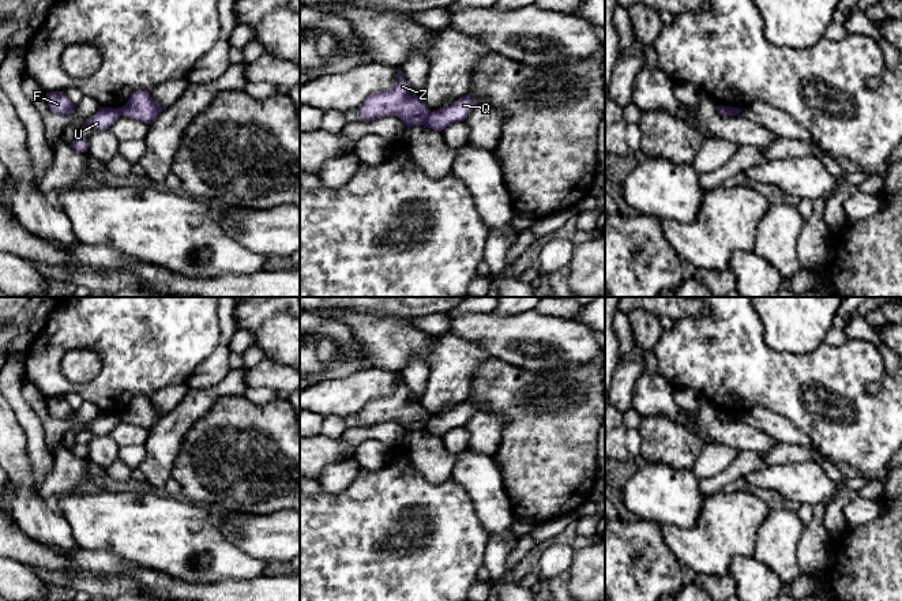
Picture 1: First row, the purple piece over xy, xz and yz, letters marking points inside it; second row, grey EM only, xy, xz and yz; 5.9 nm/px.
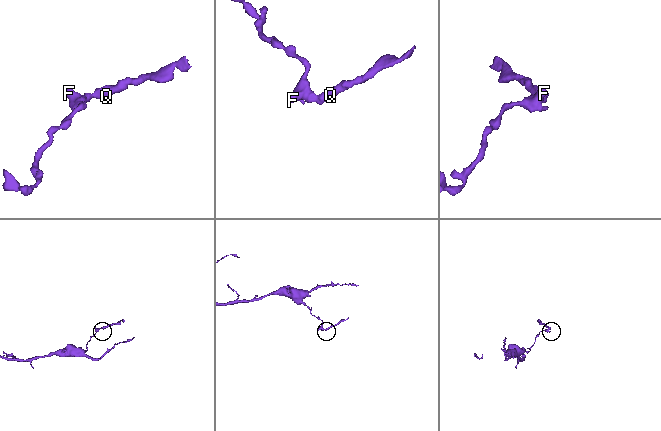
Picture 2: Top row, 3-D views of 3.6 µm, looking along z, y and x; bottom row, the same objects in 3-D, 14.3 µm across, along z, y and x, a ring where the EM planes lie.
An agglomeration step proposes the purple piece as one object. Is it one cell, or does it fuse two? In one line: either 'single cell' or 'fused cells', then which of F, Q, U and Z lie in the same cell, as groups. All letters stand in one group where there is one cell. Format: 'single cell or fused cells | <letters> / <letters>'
fused cells | F U Z / Q

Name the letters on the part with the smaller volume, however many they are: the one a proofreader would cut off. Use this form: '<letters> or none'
Q

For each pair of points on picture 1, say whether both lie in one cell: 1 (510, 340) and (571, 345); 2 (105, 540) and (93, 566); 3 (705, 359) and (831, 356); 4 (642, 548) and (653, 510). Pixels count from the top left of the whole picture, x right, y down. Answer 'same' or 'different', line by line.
1: same
2: different
3: same
4: different

